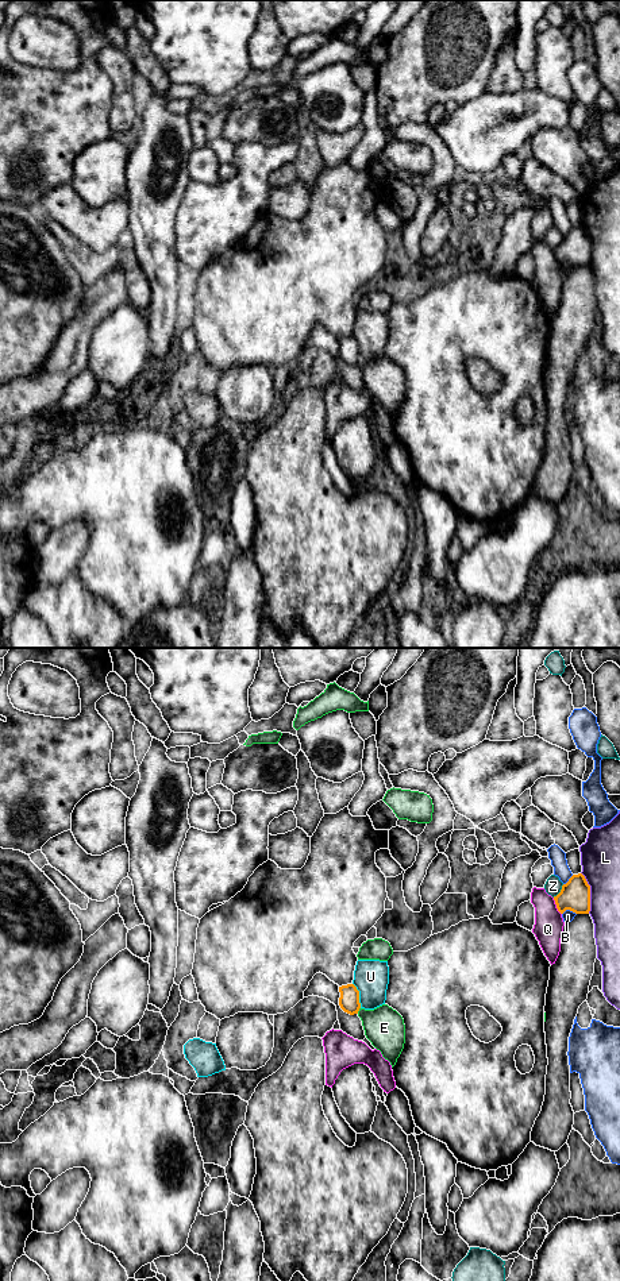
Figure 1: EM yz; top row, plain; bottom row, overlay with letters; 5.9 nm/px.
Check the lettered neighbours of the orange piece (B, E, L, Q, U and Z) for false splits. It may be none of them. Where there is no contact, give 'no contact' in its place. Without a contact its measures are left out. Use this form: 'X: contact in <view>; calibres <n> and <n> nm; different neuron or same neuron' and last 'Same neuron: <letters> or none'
B: contact in yz; calibres 180 and 70 nm; different neuron
E: contact in yz; calibres 120 and 240 nm; different neuron
L: contact in yz; calibres 180 and 240 nm; different neuron
Q: contact in yz; calibres 180 and 180 nm; different neuron
U: contact in yz; calibres 120 and 200 nm; different neuron
Z: contact in yz; calibres 180 and 100 nm; different neuron
Same neuron: none

